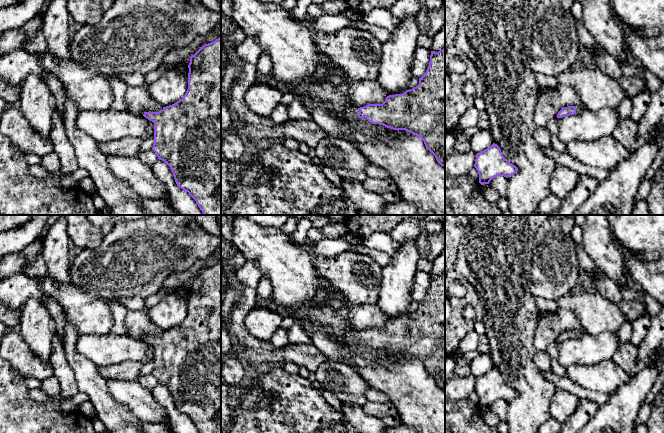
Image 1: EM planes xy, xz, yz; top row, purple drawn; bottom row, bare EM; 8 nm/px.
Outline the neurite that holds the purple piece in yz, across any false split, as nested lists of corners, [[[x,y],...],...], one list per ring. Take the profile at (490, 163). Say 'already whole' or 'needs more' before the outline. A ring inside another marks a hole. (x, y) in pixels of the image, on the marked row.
already whole; [[[495,143],[476,154],[474,167],[478,171],[481,185],[489,184],[497,176],[508,178],[517,173],[517,167],[504,158],[500,147]]]

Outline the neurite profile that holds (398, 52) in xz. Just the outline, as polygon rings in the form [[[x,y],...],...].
[[[416,17],[399,20],[388,41],[382,43],[378,82],[387,96],[402,94],[412,78],[411,65],[420,35]]]

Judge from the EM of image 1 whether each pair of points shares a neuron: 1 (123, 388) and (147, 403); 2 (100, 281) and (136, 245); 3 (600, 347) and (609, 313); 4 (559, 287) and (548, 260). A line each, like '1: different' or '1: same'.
1: same
2: same
3: different
4: same

